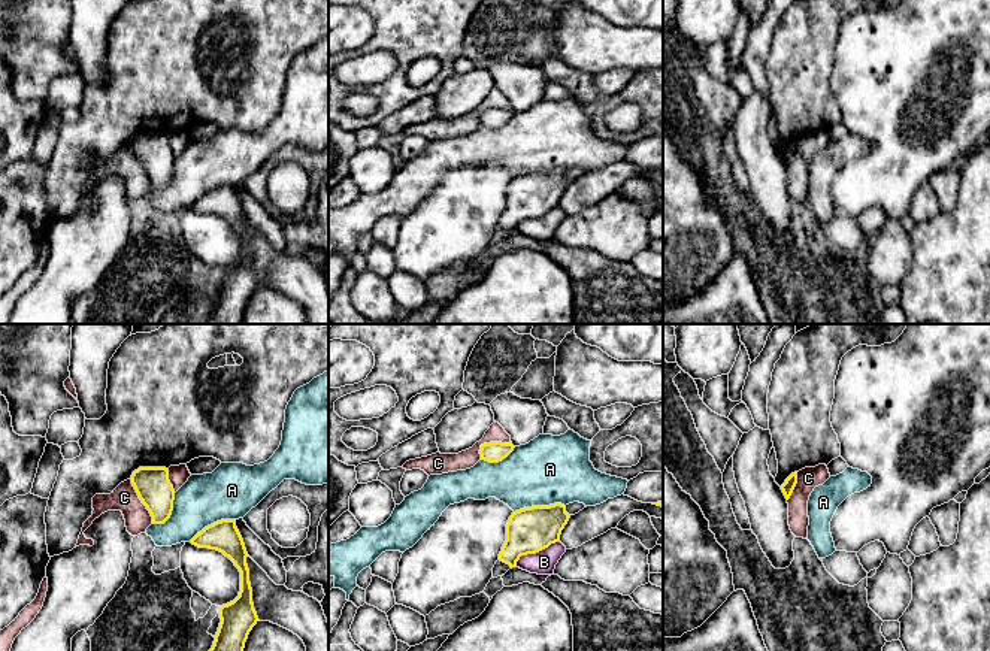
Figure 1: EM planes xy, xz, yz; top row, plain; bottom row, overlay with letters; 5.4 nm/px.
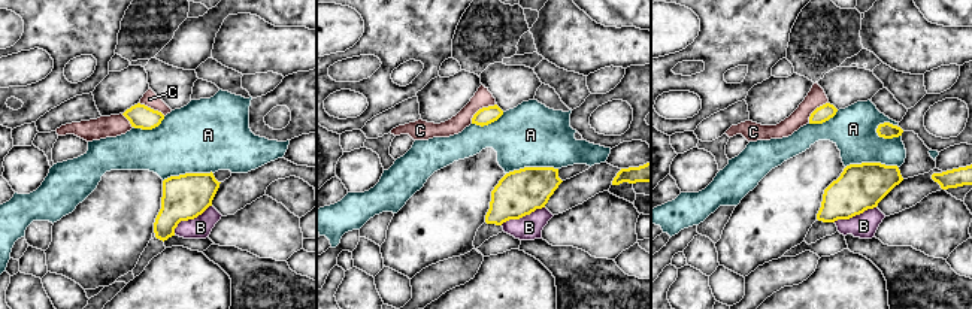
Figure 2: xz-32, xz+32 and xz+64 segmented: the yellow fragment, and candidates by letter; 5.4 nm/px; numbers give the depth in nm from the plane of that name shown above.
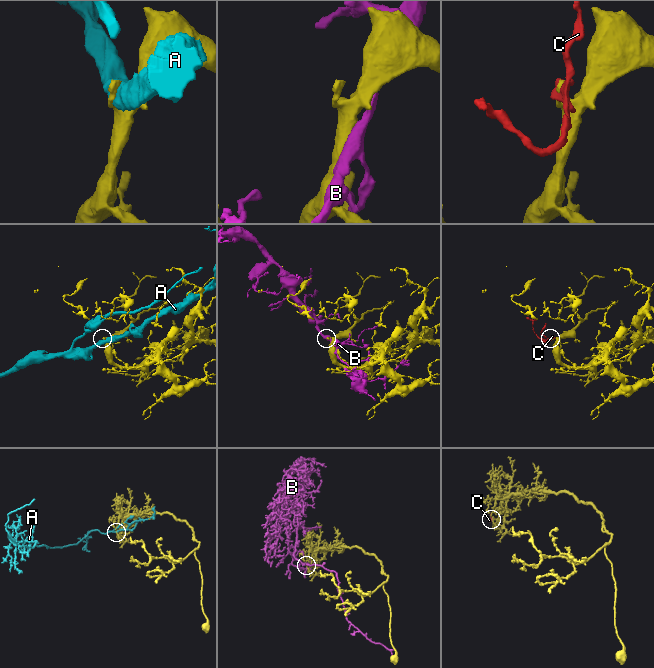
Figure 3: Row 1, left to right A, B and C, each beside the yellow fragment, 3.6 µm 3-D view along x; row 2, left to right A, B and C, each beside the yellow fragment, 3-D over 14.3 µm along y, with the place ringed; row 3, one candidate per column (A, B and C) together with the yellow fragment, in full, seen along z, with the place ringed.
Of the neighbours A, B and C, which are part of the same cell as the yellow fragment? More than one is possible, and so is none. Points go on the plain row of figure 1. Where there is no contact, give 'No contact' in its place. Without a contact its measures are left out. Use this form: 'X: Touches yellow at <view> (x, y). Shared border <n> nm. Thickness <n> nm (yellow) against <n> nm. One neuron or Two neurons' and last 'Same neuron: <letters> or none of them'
A: Touches yellow at xz (539, 172). Shared border 280 nm. Thickness 240 nm (yellow) against 360 nm. Two neurons
B: Touches yellow at xz (535, 218). Shared border 280 nm. Thickness 240 nm (yellow) against 130 nm. Two neurons
C: Touches yellow at xz (490, 108). Shared border 200 nm. Thickness 110 nm (yellow) against 100 nm. Two neurons
Same neuron: none of them

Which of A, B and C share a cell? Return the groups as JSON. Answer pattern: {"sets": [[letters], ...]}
{"sets": [["A"], ["B"], ["C"]]}

